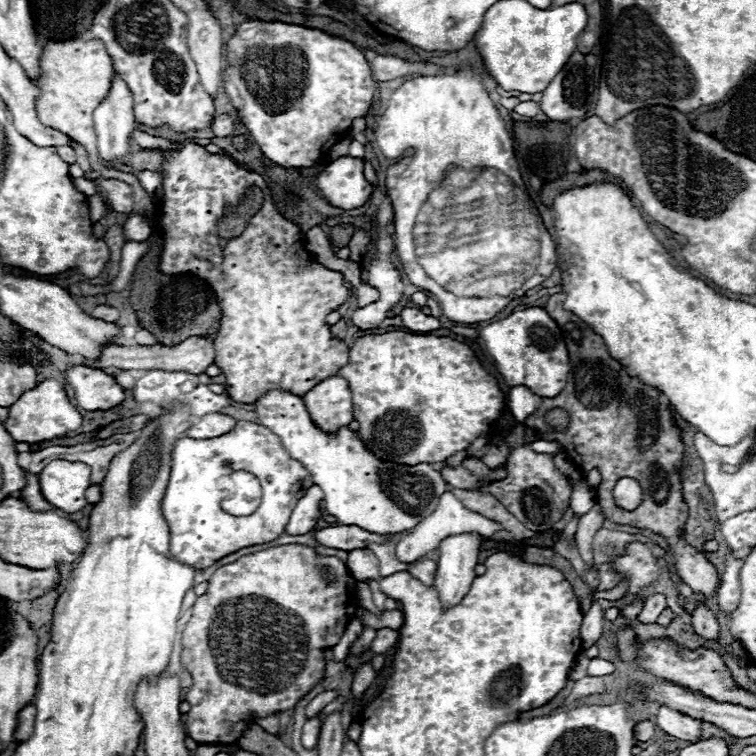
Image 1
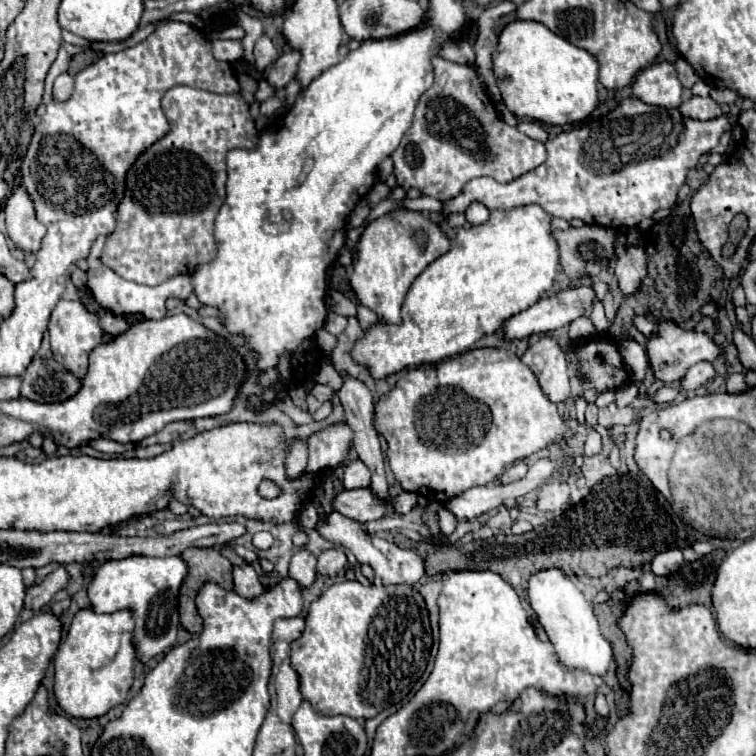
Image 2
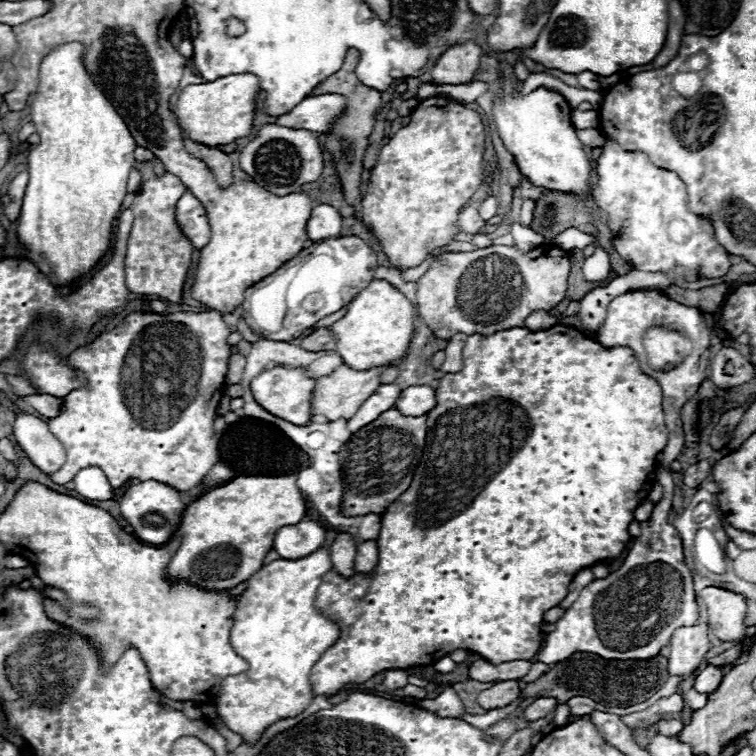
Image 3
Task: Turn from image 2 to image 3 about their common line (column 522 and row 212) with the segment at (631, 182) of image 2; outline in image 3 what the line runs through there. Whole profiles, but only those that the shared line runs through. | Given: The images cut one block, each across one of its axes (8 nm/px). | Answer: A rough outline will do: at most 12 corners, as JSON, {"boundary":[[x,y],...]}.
{"boundary":[[186,188],[176,224],[196,250],[210,240],[206,210]]}

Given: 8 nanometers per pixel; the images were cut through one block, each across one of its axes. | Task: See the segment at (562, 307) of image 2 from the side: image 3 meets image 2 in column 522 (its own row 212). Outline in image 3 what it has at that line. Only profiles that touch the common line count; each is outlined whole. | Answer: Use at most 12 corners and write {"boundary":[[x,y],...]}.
{"boundary":[[316,204],[306,222],[310,240],[338,238],[340,214]]}

